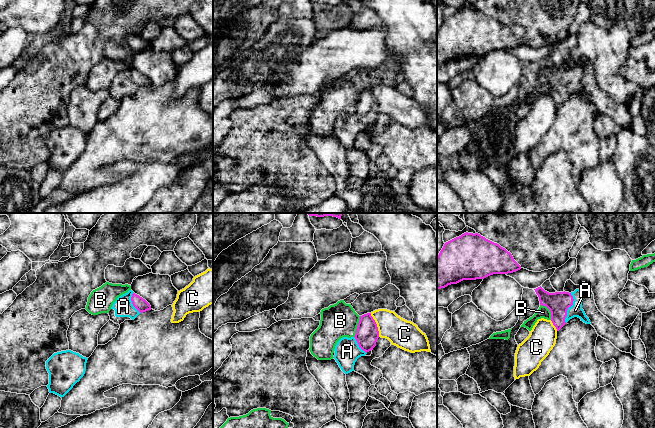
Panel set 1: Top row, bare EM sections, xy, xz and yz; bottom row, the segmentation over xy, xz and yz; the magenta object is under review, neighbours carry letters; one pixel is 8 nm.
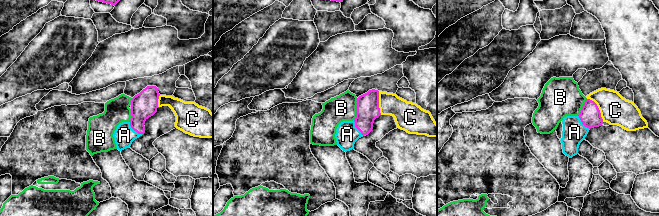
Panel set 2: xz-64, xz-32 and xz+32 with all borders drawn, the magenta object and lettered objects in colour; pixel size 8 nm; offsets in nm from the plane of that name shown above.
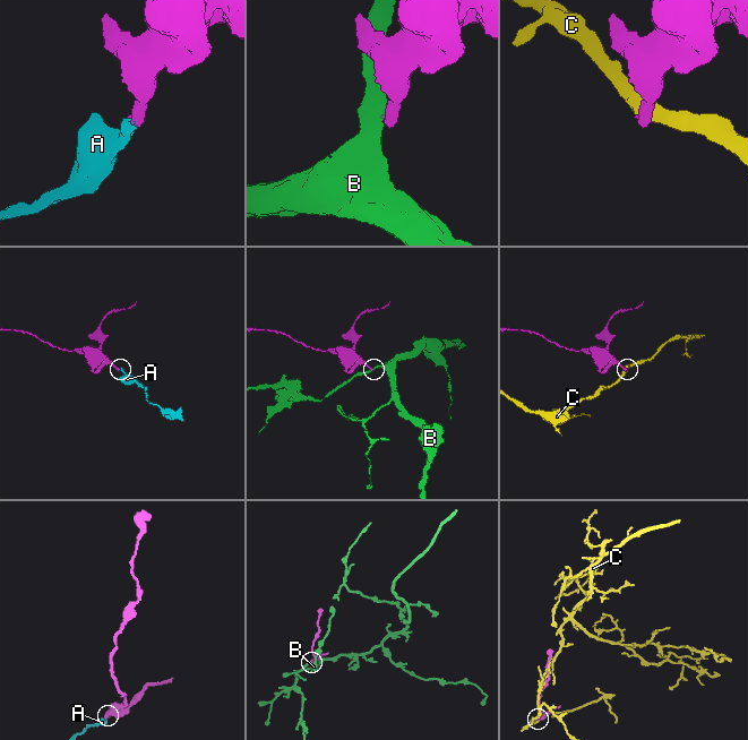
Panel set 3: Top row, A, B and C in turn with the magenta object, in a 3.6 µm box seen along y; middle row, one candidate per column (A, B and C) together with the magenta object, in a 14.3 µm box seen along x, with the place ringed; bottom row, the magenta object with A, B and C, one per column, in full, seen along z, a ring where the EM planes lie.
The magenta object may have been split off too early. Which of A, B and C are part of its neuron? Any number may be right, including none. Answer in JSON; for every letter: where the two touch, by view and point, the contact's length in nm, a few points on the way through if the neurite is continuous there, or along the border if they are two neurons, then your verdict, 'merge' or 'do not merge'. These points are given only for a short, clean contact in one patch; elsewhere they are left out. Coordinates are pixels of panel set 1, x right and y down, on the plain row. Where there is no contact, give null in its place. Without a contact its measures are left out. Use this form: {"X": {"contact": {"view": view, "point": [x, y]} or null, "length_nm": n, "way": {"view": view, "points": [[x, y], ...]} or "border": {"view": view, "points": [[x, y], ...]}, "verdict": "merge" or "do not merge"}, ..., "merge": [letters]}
{"A": {"contact": {"view": "yz", "point": [568, 83]}, "length_nm": 240, "way": {"view": "yz", "points": [[558, 79], [568, 83], [575, 86]]}, "verdict": "merge"}, "B": {"contact": {"view": "xz", "point": [357, 102]}, "length_nm": 180, "border": {"view": "xz", "points": [[360, 92], [353, 112]]}, "verdict": "do not merge"}, "C": {"contact": {"view": "xz", "point": [376, 101]}, "length_nm": 200, "border": {"view": "xz", "points": [[370, 89], [376, 100], [379, 112]]}, "verdict": "do not merge"}, "merge": ["A"]}

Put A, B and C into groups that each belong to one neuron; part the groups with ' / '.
A / B / C

